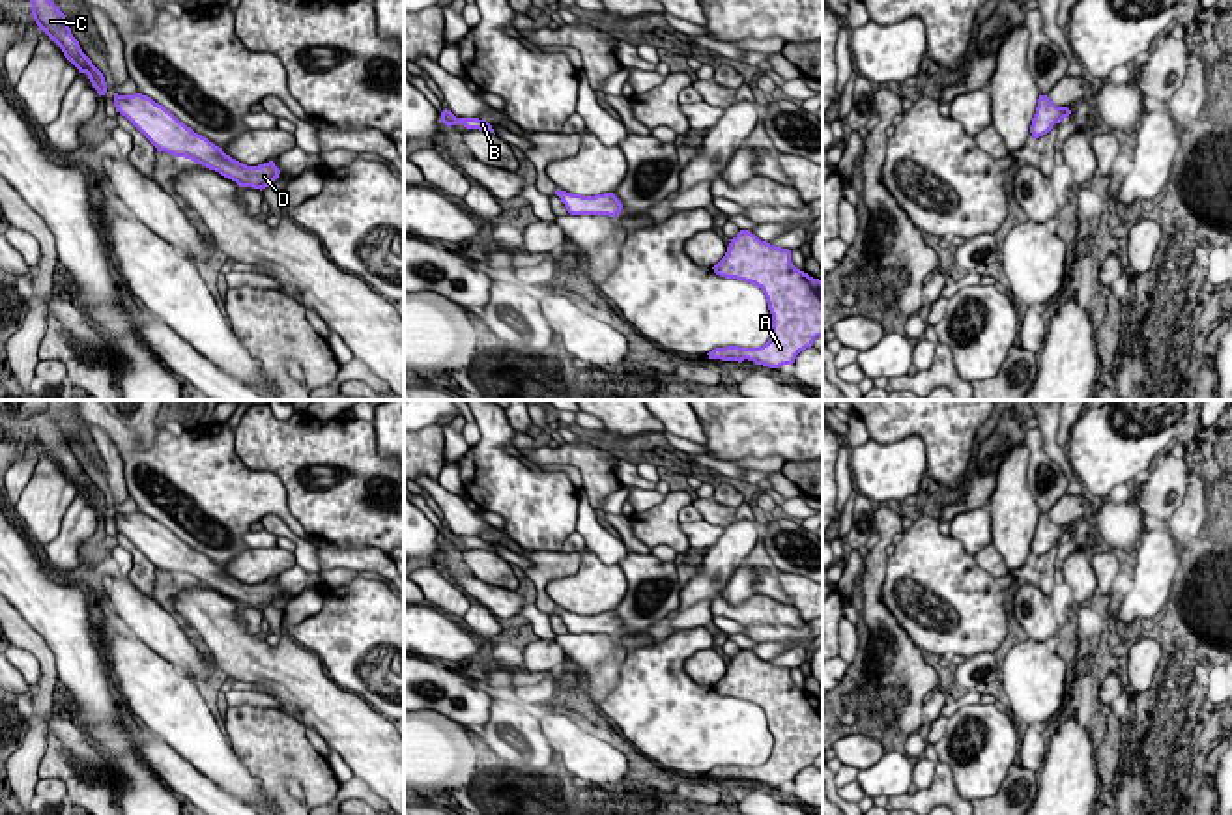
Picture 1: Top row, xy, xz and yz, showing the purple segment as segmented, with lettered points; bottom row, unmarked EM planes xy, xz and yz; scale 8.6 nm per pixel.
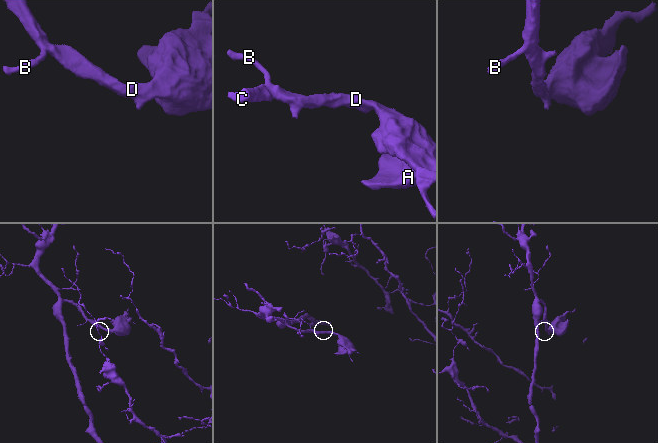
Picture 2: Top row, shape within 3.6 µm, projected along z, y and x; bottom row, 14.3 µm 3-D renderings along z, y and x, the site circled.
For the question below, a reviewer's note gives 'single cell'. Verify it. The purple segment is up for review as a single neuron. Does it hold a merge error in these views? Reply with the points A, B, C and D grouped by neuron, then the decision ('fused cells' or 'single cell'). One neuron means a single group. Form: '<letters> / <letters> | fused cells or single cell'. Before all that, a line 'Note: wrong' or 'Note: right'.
Note: right
A B C D | single cell

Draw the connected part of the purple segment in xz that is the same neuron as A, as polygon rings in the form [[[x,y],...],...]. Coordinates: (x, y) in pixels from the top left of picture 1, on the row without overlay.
[[[740,649],[729,660],[725,675],[712,688],[763,708],[772,733],[772,753],[759,766],[714,766],[709,778],[748,778],[768,787],[793,783],[800,770],[823,755],[823,701],[796,688],[789,667],[761,660],[750,649]]]

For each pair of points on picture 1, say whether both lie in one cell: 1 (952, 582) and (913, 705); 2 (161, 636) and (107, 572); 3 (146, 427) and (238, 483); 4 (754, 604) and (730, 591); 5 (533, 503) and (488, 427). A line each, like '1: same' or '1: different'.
1: different
2: same
3: different
4: different
5: same

